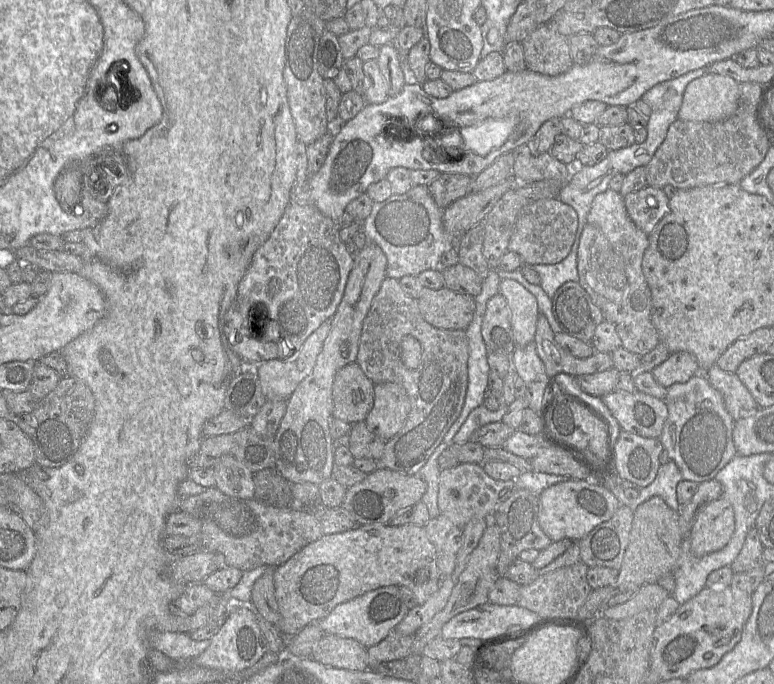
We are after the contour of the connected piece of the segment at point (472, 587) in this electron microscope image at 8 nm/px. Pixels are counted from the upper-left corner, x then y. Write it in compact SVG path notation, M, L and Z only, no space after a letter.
M488 521L488 526L484 530L478 545L470 554L467 564L459 575L446 605L428 623L413 634L414 641L411 646L411 654L424 654L425 646L431 640L439 637L443 625L454 616L489 602L489 592L499 578L497 562L500 554L500 541L501 535L498 525Z

